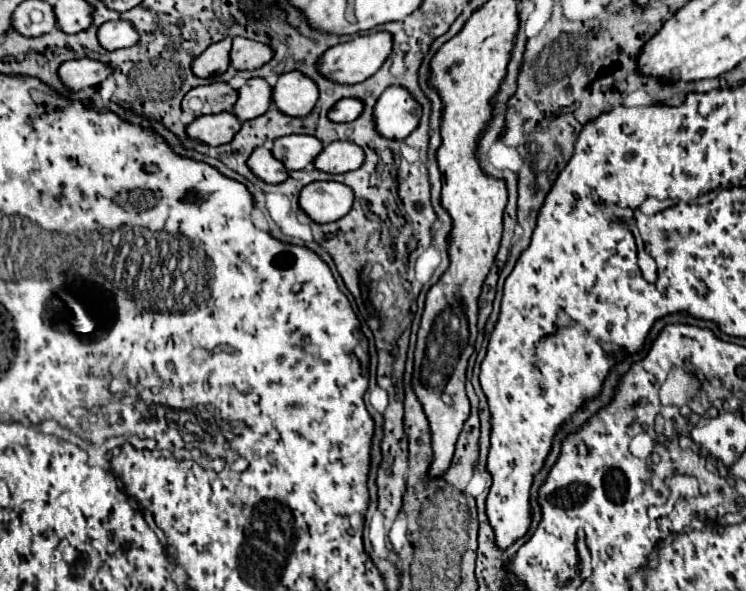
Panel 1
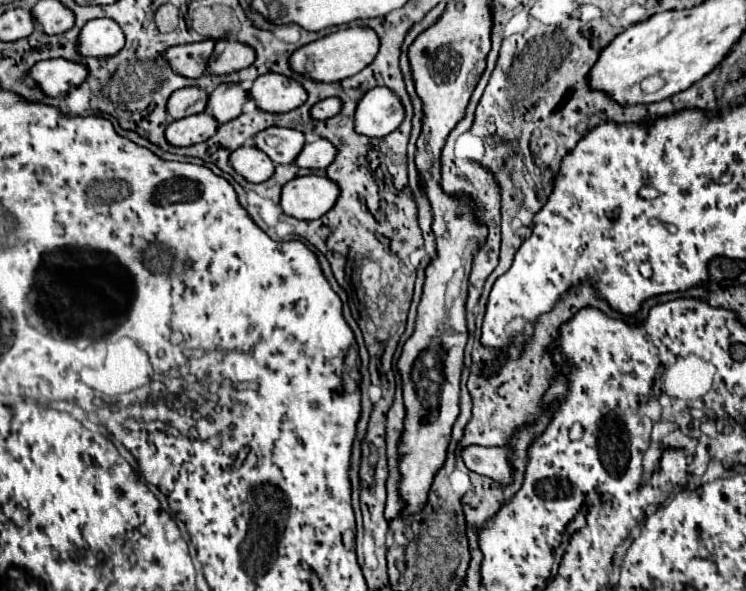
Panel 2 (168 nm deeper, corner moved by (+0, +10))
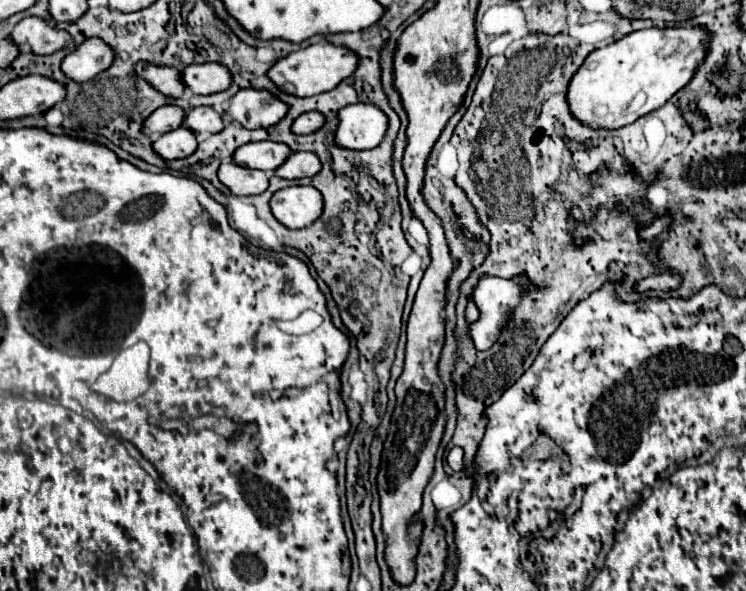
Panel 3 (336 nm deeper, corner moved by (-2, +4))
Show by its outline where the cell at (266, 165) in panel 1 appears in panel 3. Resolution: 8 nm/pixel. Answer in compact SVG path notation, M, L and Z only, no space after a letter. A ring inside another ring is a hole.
M235 161L219 167L219 179L231 189L233 195L259 195L267 189L269 177L265 171L241 167Z

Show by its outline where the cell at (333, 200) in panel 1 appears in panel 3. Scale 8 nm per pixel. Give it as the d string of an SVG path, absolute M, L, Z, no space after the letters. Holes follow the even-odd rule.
M287 187L271 197L271 211L285 227L301 229L323 213L323 195L315 187Z

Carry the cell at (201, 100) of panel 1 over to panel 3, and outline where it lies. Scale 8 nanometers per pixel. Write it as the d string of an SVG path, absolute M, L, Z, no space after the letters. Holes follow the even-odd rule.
M163 105L163 107L159 107L157 111L153 111L151 117L143 123L143 131L145 131L145 133L147 133L147 129L149 129L151 133L155 133L155 131L159 131L159 133L173 131L173 129L181 127L183 115L187 115L185 109L175 107L175 105Z

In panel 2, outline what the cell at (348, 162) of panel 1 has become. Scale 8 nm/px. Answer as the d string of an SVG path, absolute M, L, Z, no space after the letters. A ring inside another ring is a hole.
M315 139L313 143L307 143L301 153L295 159L297 167L307 167L307 169L325 169L327 165L333 163L337 149L325 139Z

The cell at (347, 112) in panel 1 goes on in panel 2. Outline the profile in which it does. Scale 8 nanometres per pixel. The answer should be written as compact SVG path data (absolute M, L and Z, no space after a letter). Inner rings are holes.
M329 97L329 99L323 99L323 101L315 103L309 109L309 115L311 115L311 119L323 121L323 119L329 119L329 117L337 115L339 111L341 111L341 101L337 101L337 97Z

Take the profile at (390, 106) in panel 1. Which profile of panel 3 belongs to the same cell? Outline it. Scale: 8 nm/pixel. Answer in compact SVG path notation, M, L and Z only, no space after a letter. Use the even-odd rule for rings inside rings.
M373 103L347 105L339 111L335 141L345 149L373 149L383 141L387 127L387 115L383 115Z

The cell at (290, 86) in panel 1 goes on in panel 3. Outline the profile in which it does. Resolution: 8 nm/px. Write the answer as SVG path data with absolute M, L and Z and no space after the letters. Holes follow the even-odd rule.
M241 89L225 115L239 121L247 129L271 127L279 123L289 111L289 105L271 95L269 91L255 91L255 89Z

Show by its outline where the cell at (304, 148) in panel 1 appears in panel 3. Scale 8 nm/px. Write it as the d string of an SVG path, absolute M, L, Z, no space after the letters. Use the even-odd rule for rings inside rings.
M257 141L257 143L247 143L239 147L233 155L233 161L249 169L261 169L265 173L271 173L277 167L281 167L289 155L291 155L291 149L285 143Z

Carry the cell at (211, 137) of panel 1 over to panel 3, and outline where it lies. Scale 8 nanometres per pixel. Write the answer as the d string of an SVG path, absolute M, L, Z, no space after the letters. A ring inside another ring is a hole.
M177 127L175 131L163 133L155 143L153 149L163 157L163 159L183 159L191 153L195 153L197 147L197 137L193 131L187 131L187 127Z

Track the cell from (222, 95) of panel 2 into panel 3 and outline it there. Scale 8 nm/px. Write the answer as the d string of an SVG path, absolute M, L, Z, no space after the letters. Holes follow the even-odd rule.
M195 107L191 111L187 111L183 125L187 125L189 129L193 129L197 135L205 133L205 135L213 135L223 131L223 113L215 111L213 107Z

